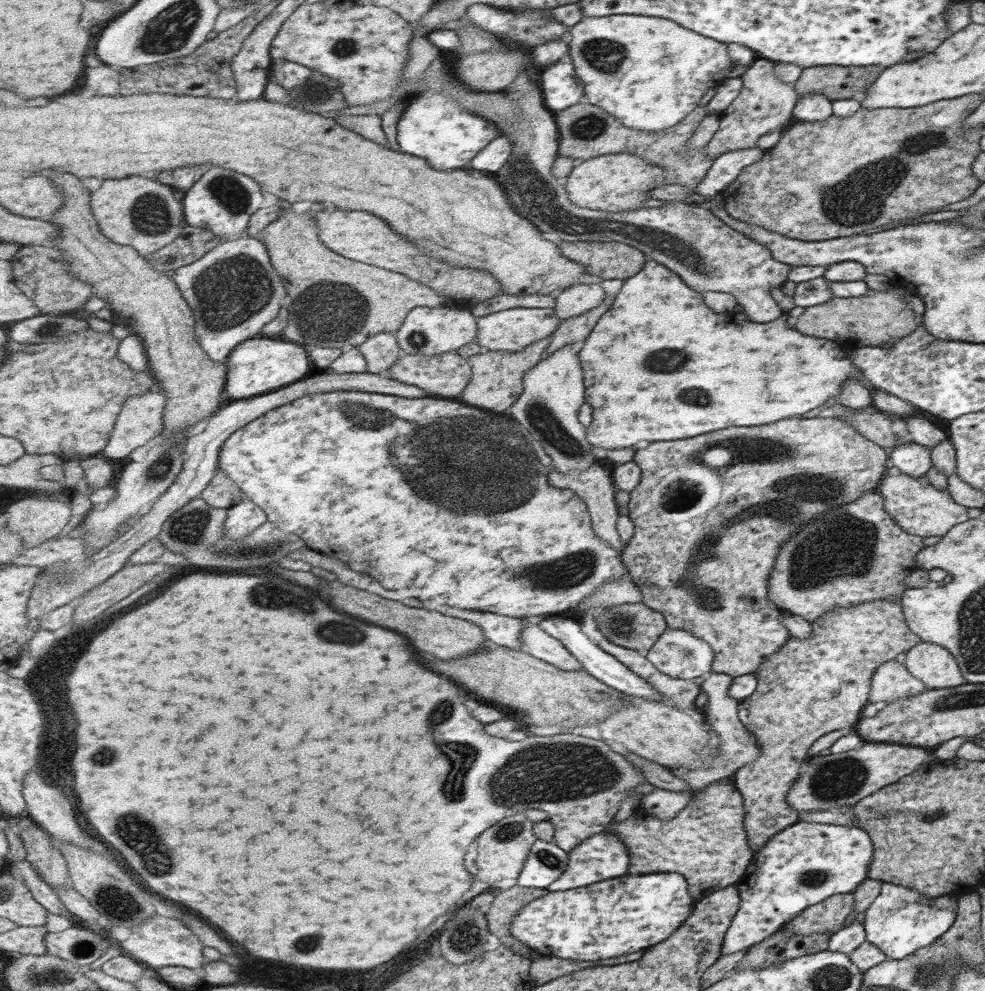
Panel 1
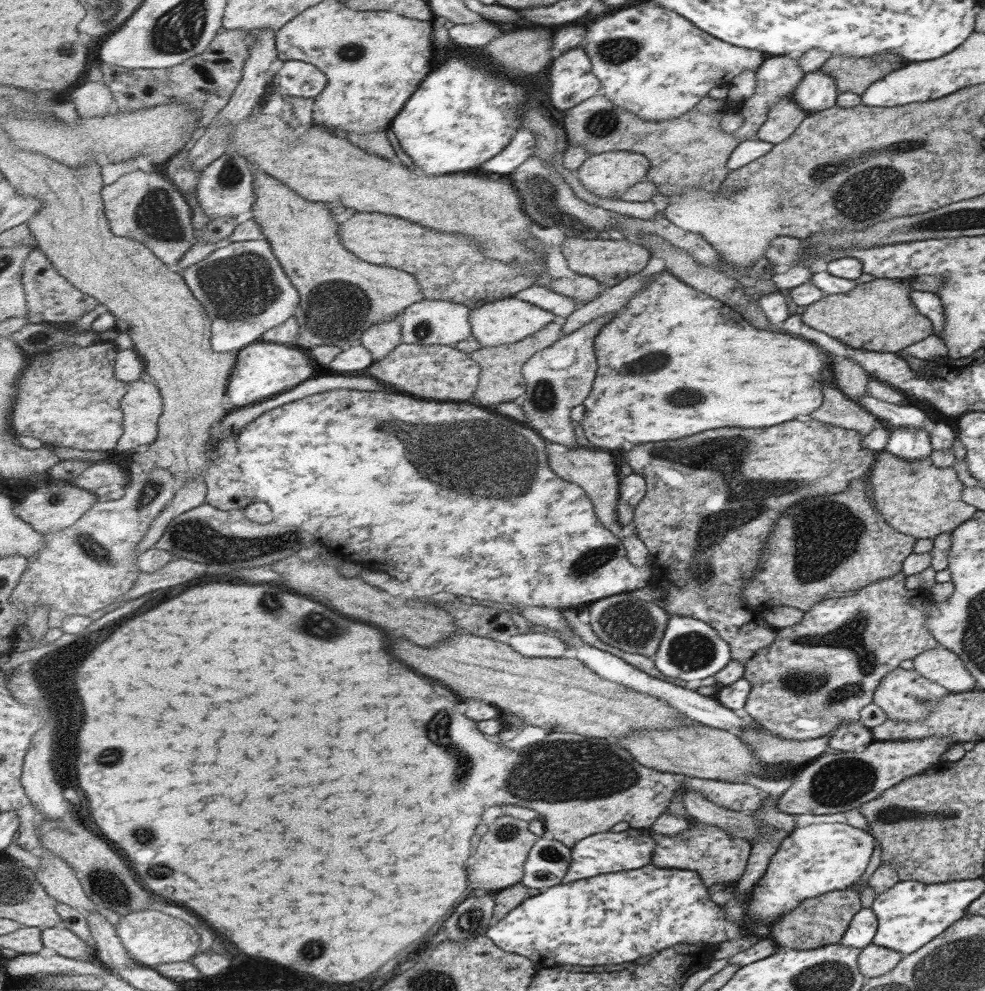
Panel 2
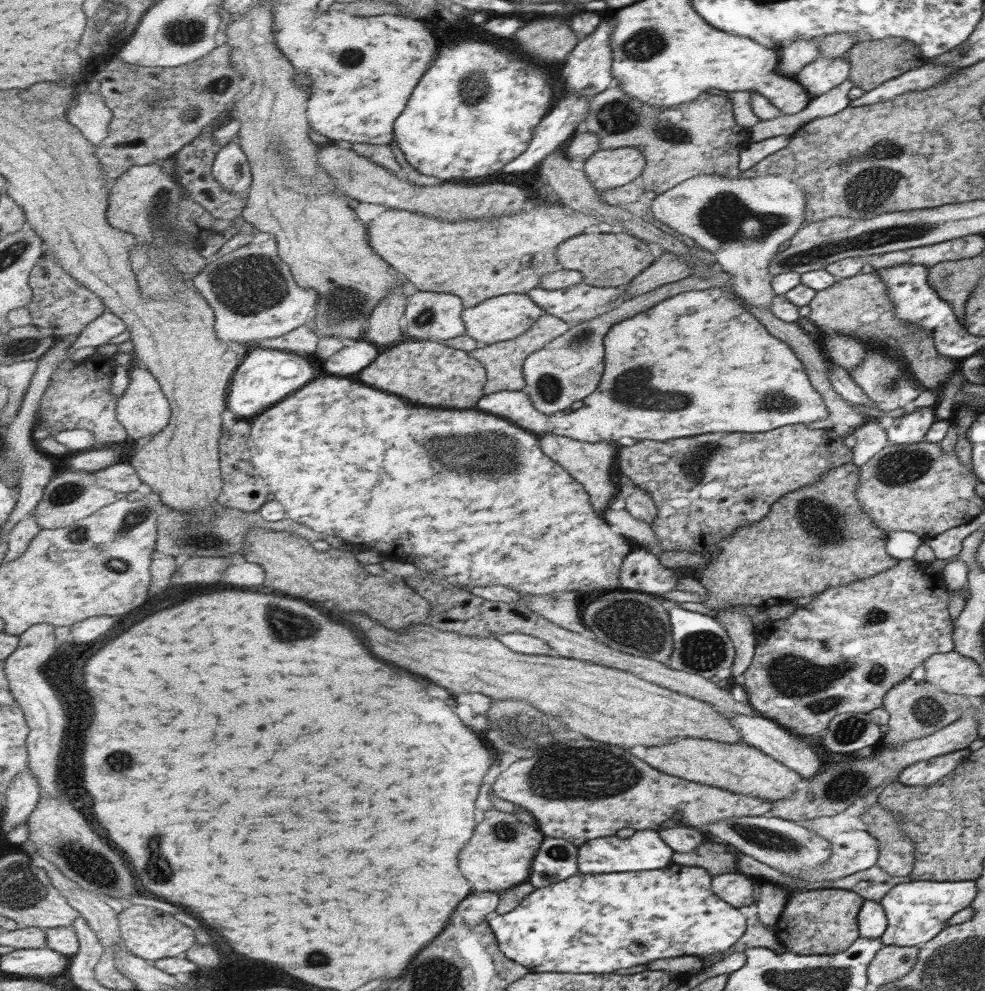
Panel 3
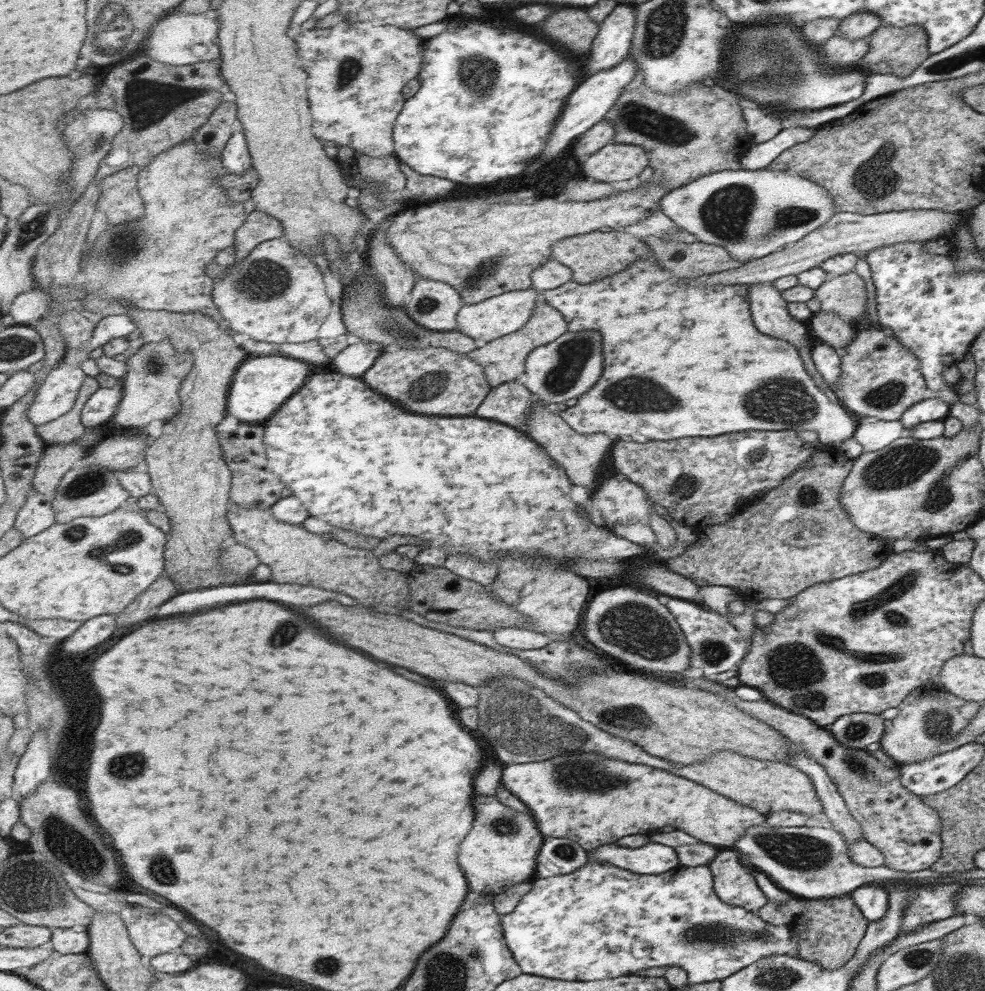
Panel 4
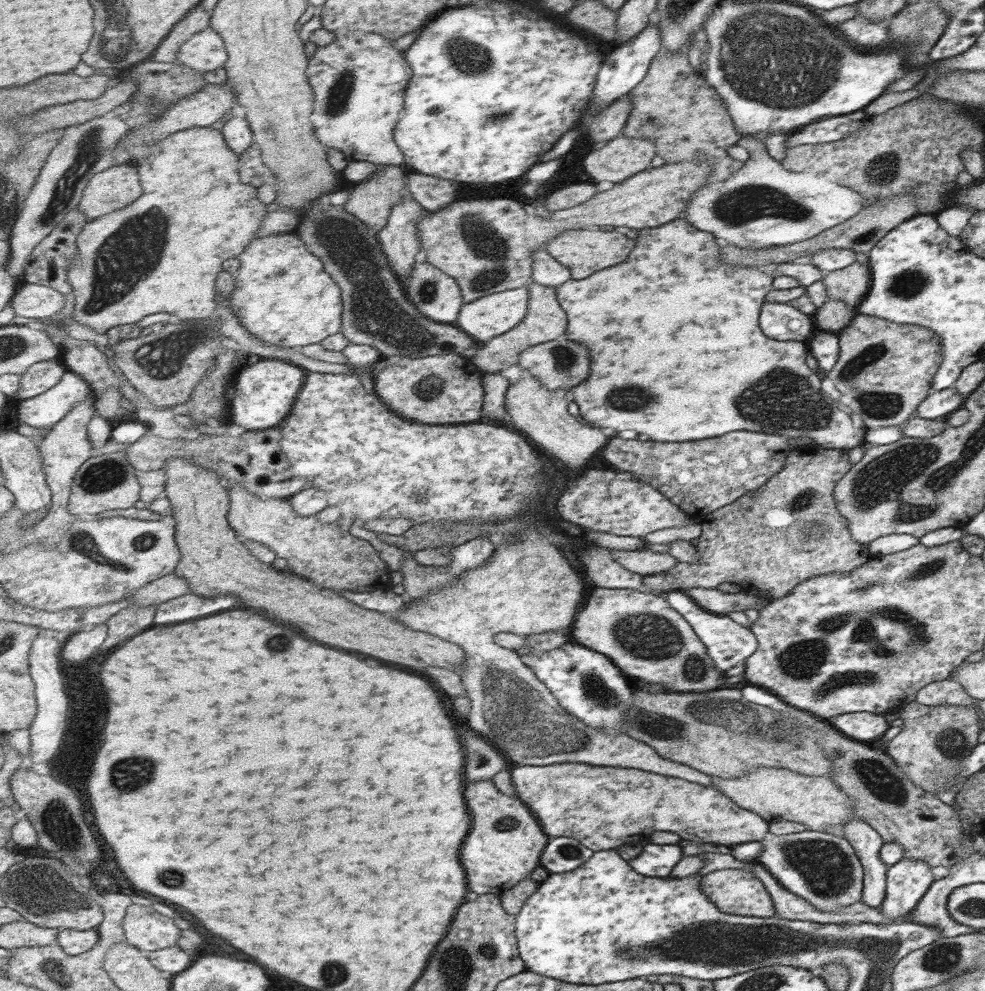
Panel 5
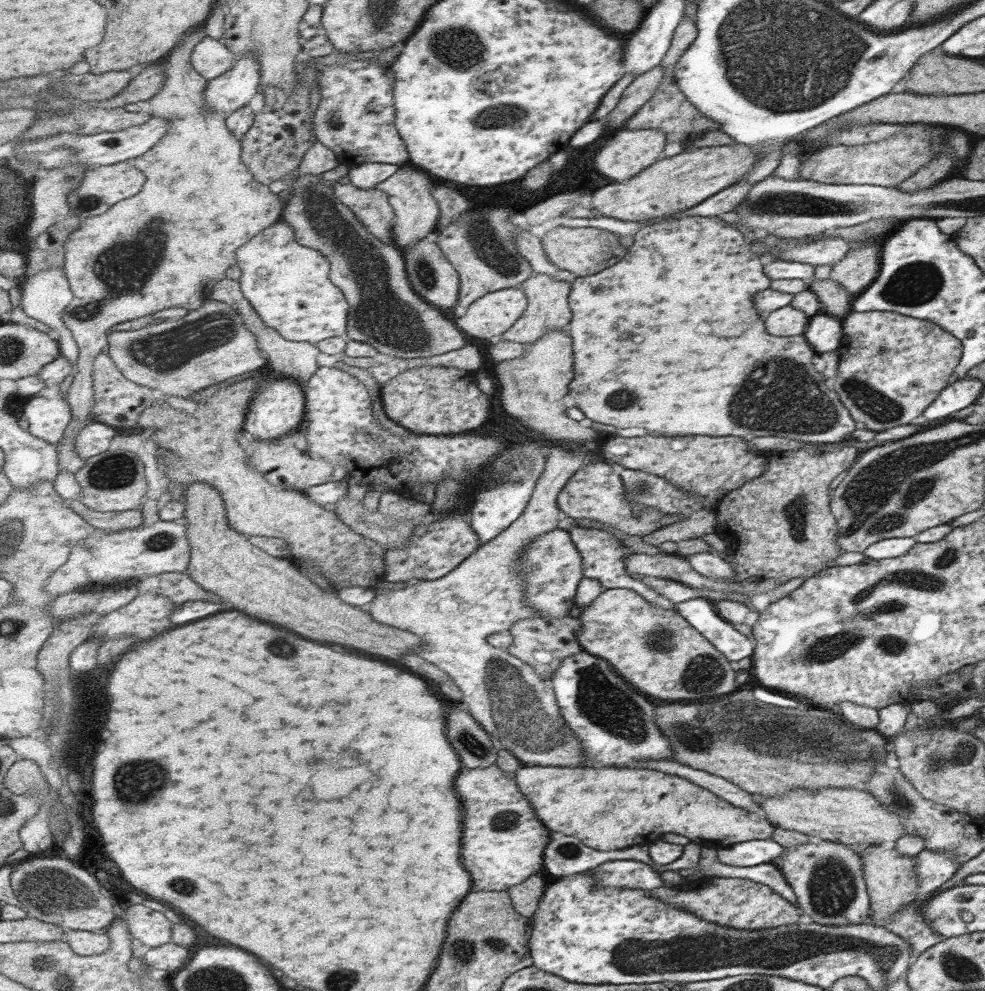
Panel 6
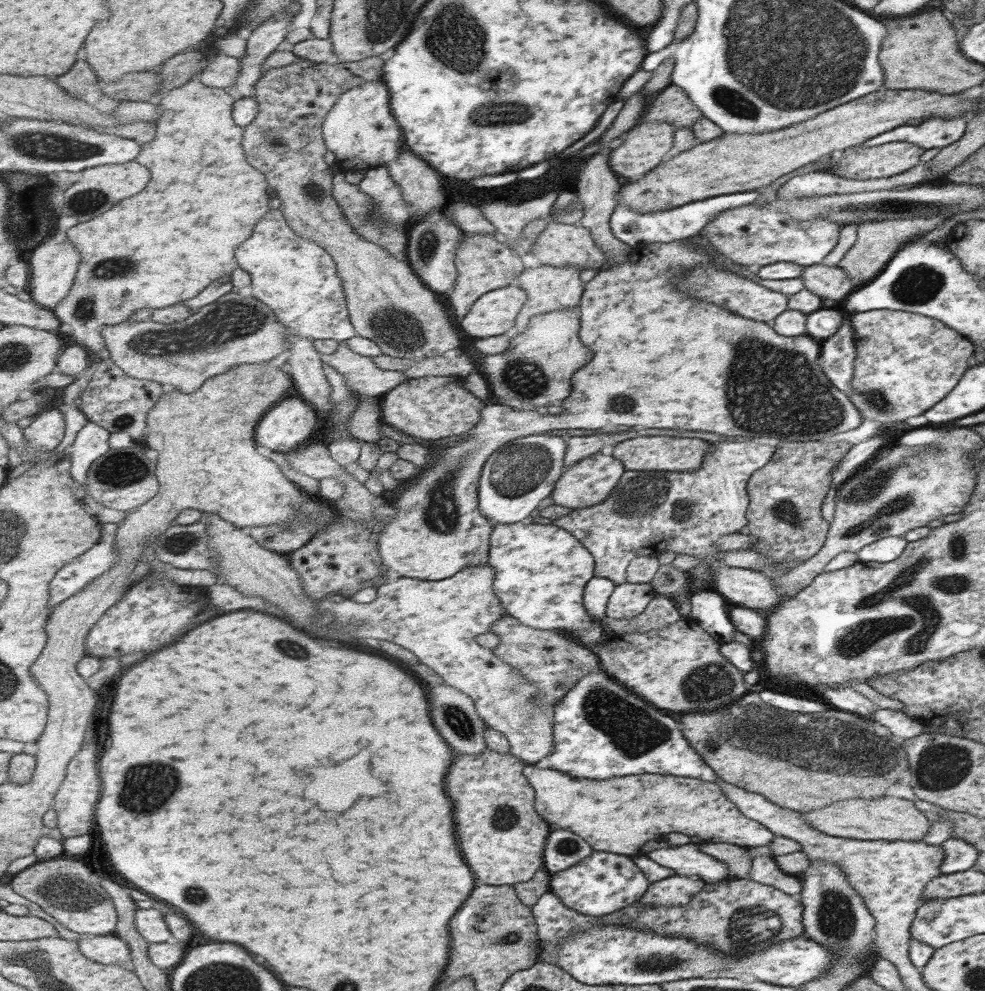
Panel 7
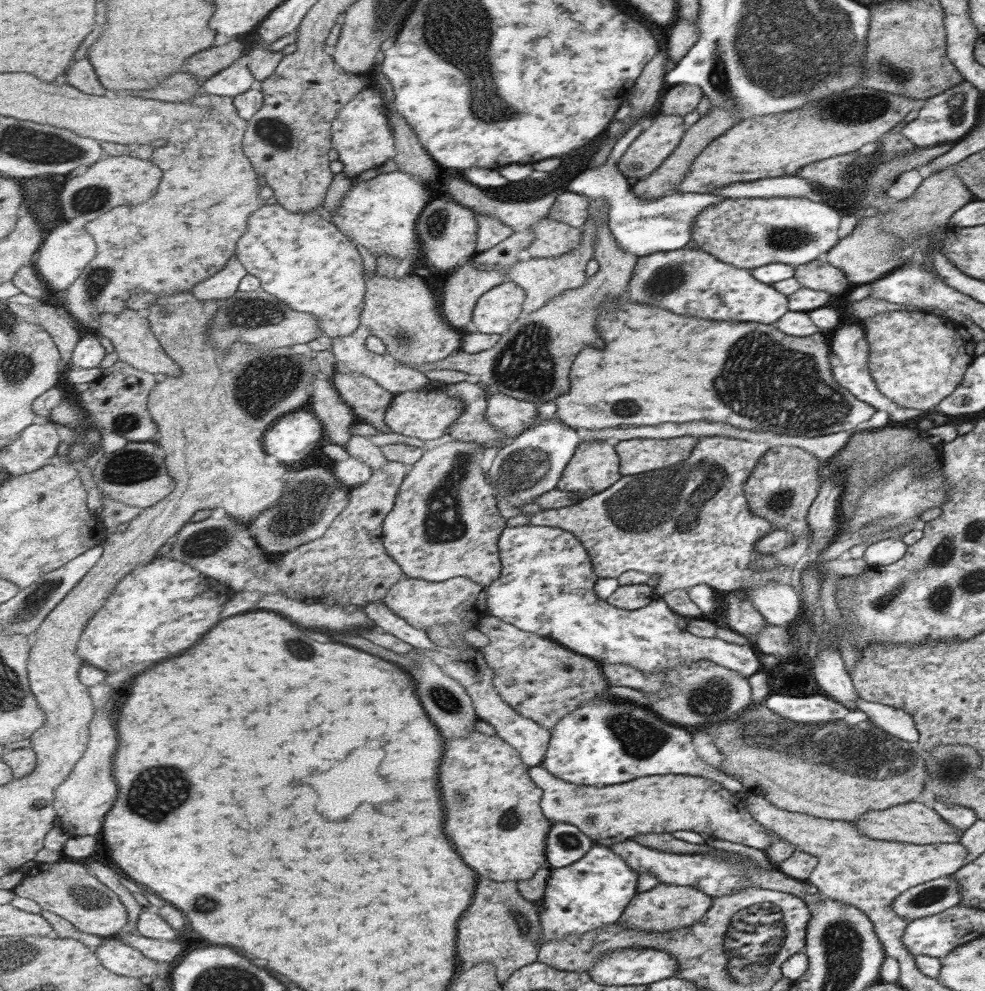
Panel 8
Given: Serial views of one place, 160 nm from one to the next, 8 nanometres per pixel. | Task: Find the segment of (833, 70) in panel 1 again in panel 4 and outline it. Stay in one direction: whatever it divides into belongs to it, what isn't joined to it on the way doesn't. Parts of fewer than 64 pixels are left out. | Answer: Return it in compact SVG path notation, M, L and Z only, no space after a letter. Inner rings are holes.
M880 25L868 37L867 52L855 64L868 76L870 74L891 74L891 76L909 76L930 54L927 50L927 33L921 25L905 25L897 28Z

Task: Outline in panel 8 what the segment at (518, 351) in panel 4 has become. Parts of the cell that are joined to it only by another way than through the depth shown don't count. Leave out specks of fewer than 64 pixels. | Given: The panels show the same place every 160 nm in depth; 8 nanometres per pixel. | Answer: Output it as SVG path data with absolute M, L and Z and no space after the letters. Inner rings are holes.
M591 218L586 220L582 228L581 243L574 250L565 255L547 258L530 258L518 261L507 270L507 278L519 285L524 290L524 301L521 305L521 313L530 313L543 307L554 296L561 295L563 291L575 290L586 282L586 267L593 263L594 238L596 226Z

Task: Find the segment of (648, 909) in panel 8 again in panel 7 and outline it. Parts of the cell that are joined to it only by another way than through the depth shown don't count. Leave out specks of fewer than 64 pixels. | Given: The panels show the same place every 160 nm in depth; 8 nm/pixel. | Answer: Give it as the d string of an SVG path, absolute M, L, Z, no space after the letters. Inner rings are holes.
M672 875L651 883L647 891L637 900L640 904L652 906L683 906L689 903L704 887L701 879Z

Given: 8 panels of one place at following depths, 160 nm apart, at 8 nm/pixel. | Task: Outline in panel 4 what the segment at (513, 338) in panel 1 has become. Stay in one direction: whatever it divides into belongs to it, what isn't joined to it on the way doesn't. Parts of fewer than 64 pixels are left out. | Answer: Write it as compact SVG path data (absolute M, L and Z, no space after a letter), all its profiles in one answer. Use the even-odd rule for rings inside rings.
M521 289L492 296L477 304L464 305L458 316L459 330L471 338L490 343L519 330L531 316L533 305L537 299L538 292L534 289Z

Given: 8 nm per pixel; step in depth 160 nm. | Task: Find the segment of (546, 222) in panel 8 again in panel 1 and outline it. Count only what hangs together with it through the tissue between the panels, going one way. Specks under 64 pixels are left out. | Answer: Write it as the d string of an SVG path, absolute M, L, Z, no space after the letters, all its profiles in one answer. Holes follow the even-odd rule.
M561 241L559 248L562 249L562 255L567 256L573 261L583 265L585 271L593 276L599 276L603 279L623 279L633 276L642 270L647 261L647 256L639 249L633 248L626 242L620 241Z

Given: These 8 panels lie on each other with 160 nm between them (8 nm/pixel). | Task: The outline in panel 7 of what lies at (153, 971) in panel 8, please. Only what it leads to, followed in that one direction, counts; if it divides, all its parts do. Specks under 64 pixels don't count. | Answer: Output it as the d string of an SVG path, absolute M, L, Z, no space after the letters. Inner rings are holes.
M81 934L80 948L85 956L101 964L125 964L132 967L132 948L126 940L113 935Z

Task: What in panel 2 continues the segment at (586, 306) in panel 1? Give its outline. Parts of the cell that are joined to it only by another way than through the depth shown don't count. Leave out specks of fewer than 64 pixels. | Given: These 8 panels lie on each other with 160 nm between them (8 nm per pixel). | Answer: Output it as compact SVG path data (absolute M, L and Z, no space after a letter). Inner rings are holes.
M575 275L573 278L552 278L546 285L557 294L571 297L574 300L574 308L579 308L583 303L593 300L599 292L599 283L585 275Z

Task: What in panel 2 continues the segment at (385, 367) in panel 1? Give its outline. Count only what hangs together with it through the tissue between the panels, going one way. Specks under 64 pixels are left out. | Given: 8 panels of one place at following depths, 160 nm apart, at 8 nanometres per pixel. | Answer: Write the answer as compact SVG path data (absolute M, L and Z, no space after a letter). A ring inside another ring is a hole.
M395 317L390 321L371 326L361 338L362 345L371 351L374 361L389 357L401 344L402 321L401 317Z

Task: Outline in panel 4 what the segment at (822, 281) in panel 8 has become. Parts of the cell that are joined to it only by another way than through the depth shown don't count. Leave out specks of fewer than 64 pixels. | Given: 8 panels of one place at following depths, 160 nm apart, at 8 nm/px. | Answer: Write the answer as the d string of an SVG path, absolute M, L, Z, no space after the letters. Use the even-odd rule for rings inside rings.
M817 311L811 317L811 330L817 342L832 346L838 353L851 344L856 335L855 327L835 313Z

